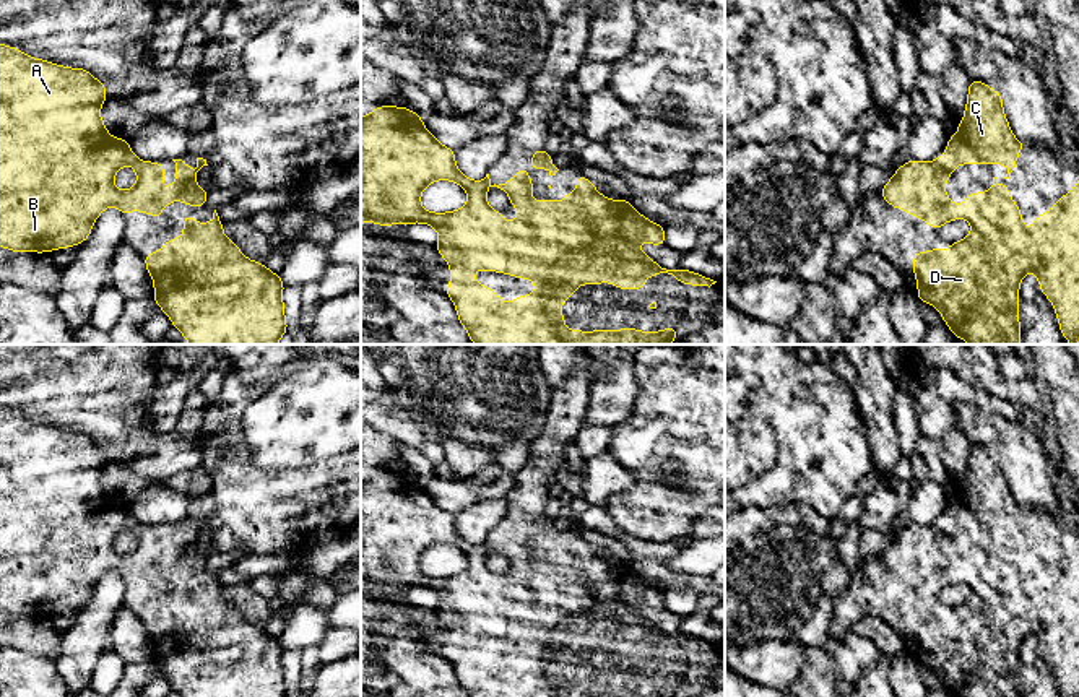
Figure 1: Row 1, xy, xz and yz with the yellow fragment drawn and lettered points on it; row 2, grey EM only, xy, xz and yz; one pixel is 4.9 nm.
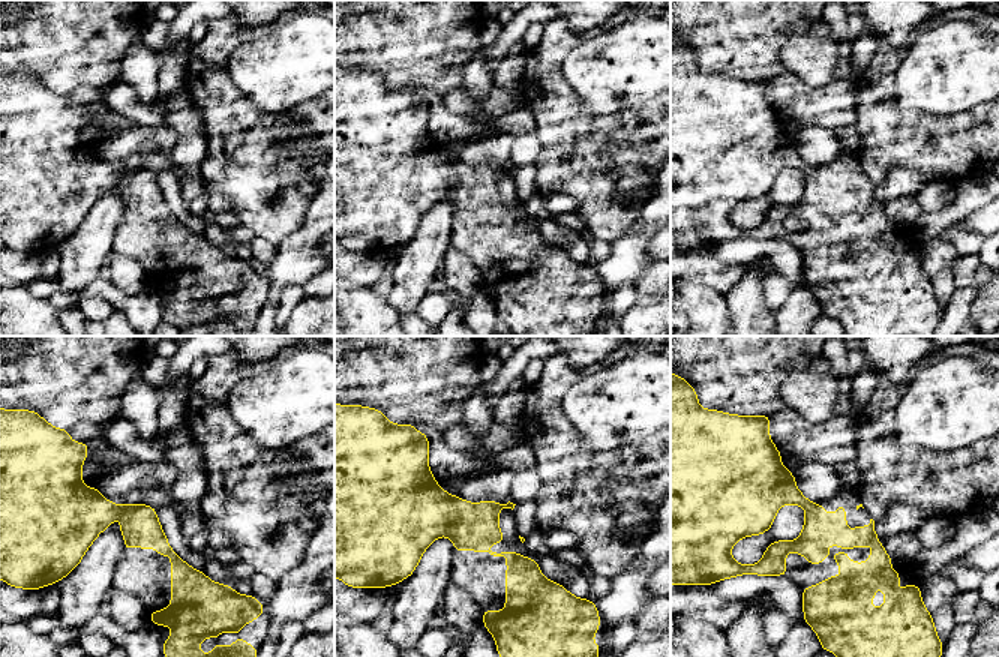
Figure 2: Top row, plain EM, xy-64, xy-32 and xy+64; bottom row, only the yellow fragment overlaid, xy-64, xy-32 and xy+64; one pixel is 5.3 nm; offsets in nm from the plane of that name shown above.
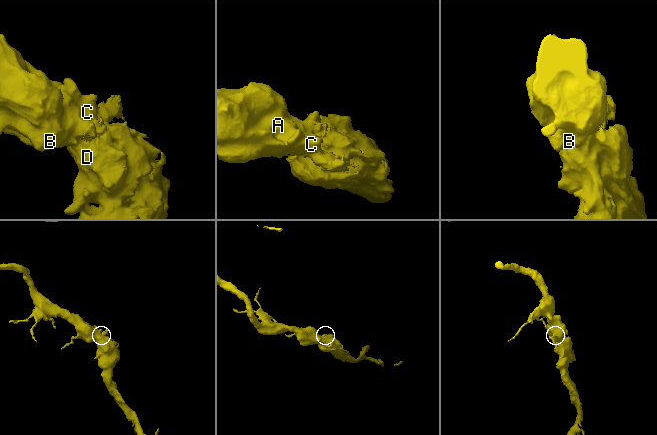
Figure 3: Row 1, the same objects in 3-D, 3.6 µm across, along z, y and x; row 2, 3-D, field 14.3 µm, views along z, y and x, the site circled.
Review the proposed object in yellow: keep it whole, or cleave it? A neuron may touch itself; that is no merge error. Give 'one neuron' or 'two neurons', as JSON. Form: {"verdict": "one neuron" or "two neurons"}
{"verdict": "one neuron"}

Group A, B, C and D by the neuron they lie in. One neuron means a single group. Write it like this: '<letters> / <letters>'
A B C D

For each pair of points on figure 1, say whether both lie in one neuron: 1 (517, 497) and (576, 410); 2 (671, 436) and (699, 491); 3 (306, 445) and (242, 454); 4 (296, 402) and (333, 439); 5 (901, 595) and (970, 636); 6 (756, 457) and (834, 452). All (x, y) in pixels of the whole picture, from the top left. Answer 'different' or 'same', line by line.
1: same
2: same
3: different
4: same
5: same
6: different

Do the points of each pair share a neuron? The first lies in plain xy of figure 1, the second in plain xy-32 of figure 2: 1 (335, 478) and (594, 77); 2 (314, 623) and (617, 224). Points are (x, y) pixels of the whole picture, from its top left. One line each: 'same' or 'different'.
1: different
2: different

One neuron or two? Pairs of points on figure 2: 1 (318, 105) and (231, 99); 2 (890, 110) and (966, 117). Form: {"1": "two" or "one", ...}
{"1": "one", "2": "one"}

